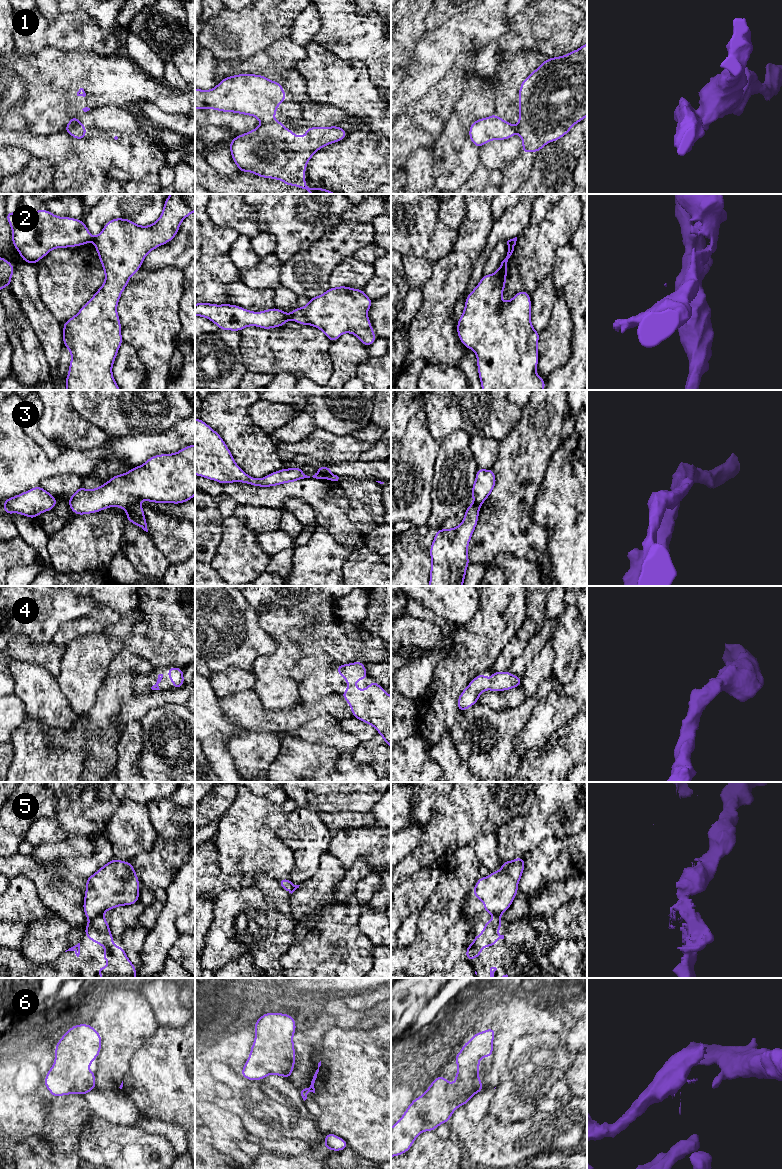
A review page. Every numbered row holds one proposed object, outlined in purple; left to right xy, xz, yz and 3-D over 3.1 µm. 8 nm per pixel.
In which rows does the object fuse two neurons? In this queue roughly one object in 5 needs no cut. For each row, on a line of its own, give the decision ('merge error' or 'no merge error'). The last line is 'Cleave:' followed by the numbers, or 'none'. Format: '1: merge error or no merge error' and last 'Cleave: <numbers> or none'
1: merge error
2: merge error
3: merge error
4: no merge error
5: merge error
6: merge error
Cleave: 1, 2, 3, 5, 6

